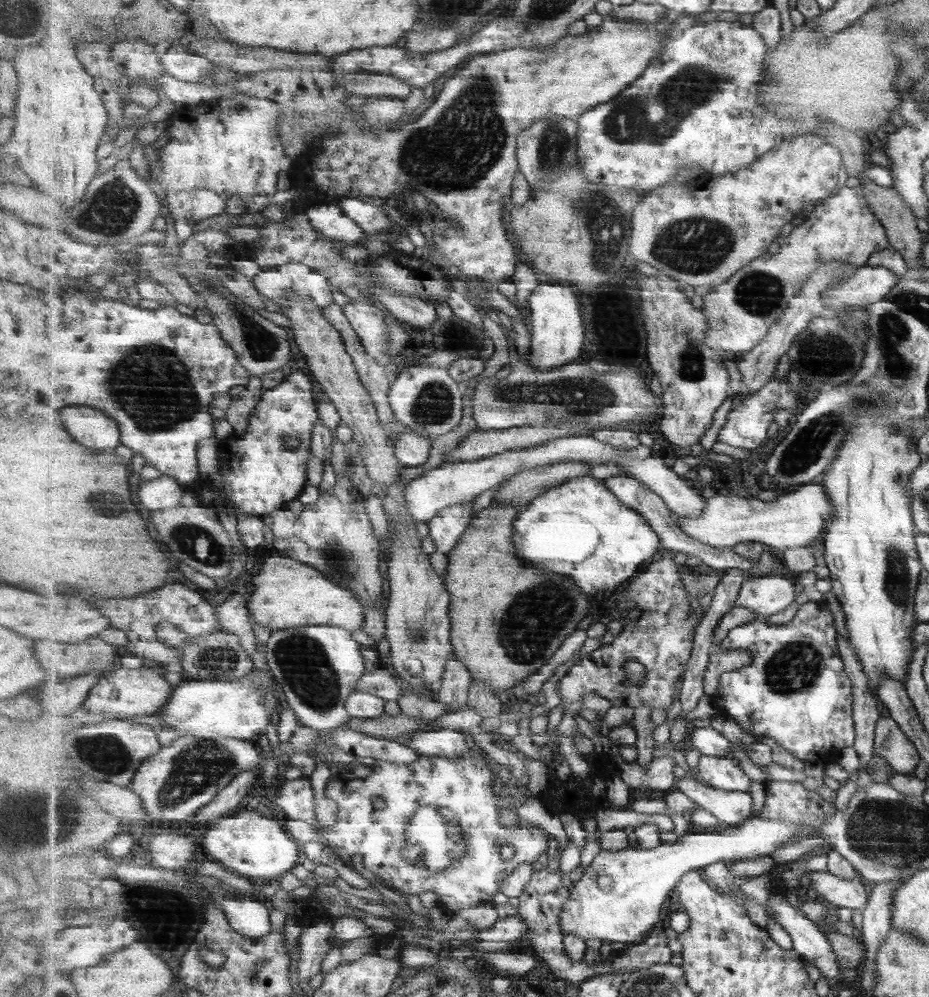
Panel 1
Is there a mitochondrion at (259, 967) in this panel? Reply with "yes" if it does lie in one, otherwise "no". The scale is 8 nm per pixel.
yes

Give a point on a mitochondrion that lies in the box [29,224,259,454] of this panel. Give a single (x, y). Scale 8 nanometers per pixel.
(159, 386)

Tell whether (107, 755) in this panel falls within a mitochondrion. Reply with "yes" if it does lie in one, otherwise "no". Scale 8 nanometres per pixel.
yes

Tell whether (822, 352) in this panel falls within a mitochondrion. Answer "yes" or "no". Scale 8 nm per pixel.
yes

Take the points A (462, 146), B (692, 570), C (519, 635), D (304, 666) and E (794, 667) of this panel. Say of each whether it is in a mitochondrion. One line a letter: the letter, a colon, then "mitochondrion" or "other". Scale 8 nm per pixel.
A: mitochondrion
B: other
C: mitochondrion
D: mitochondrion
E: mitochondrion

